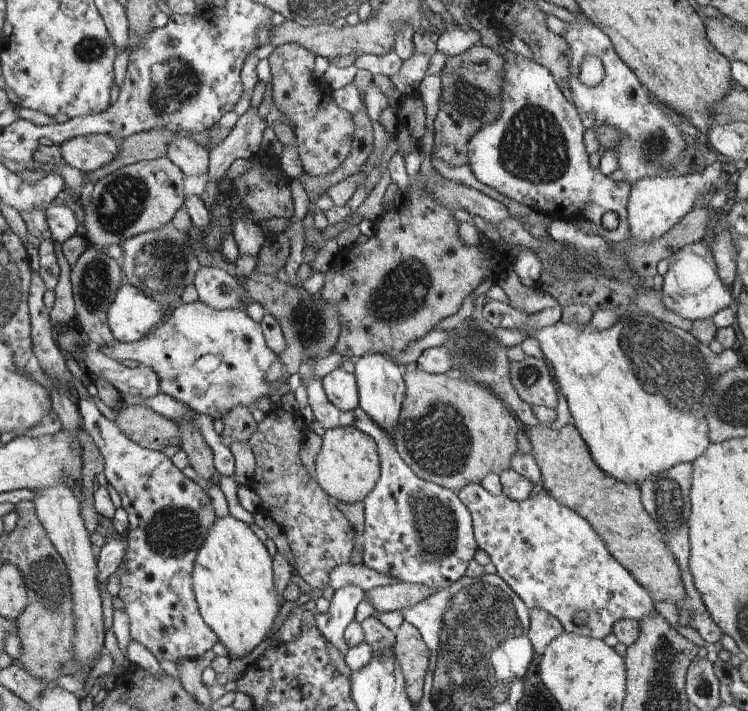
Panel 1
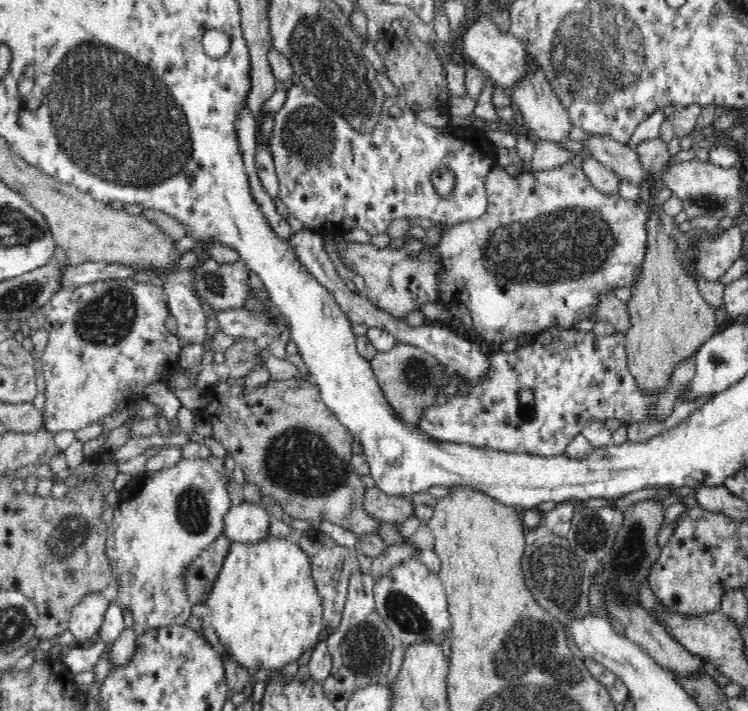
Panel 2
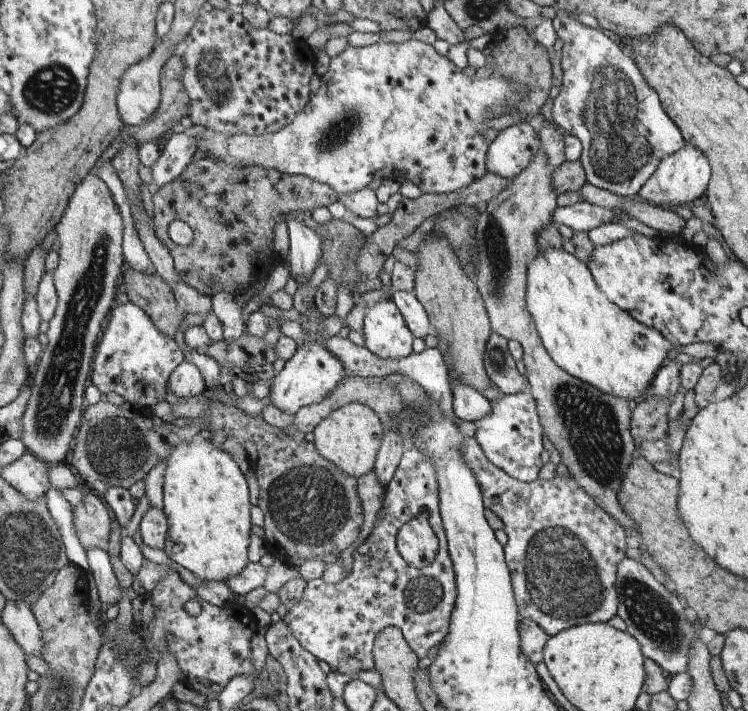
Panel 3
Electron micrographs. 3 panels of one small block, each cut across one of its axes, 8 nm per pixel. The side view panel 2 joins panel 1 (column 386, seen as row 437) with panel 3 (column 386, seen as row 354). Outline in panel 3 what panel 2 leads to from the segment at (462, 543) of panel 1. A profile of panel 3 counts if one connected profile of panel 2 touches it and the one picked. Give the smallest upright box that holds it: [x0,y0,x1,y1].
[284,447,457,675]

